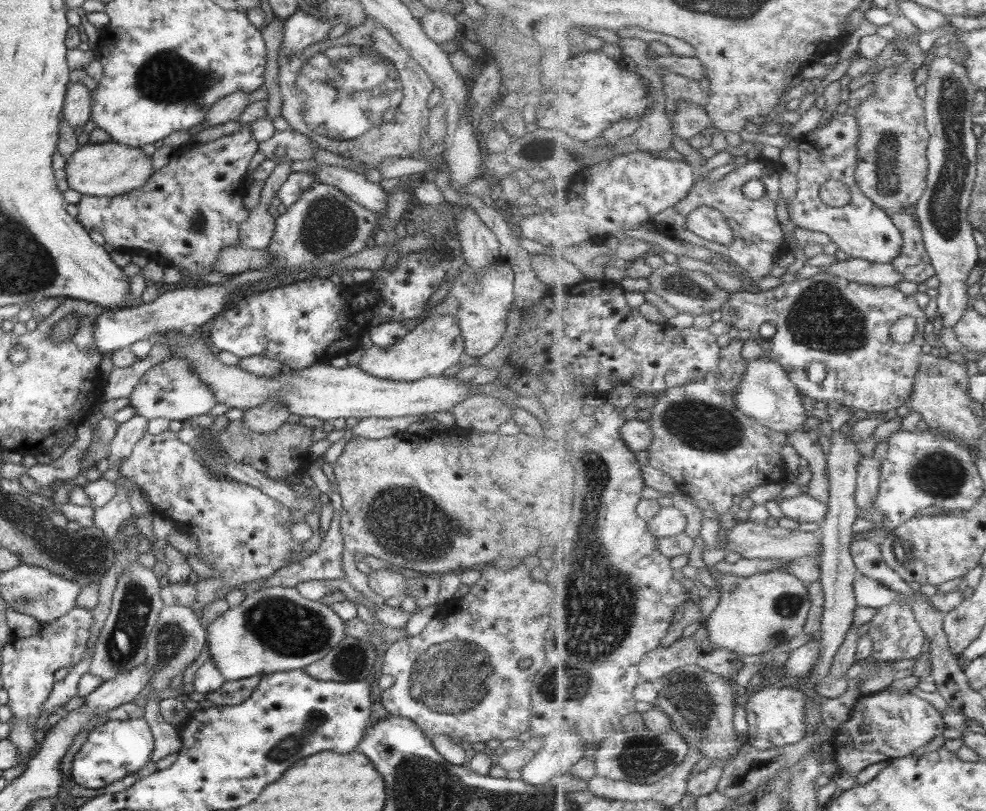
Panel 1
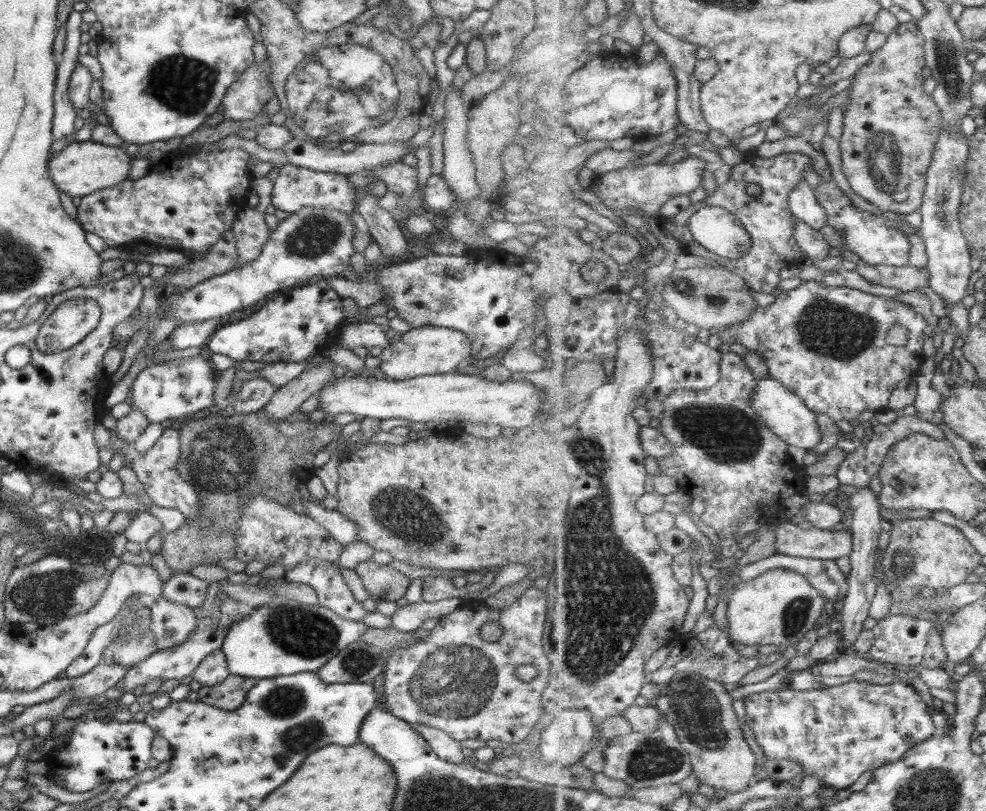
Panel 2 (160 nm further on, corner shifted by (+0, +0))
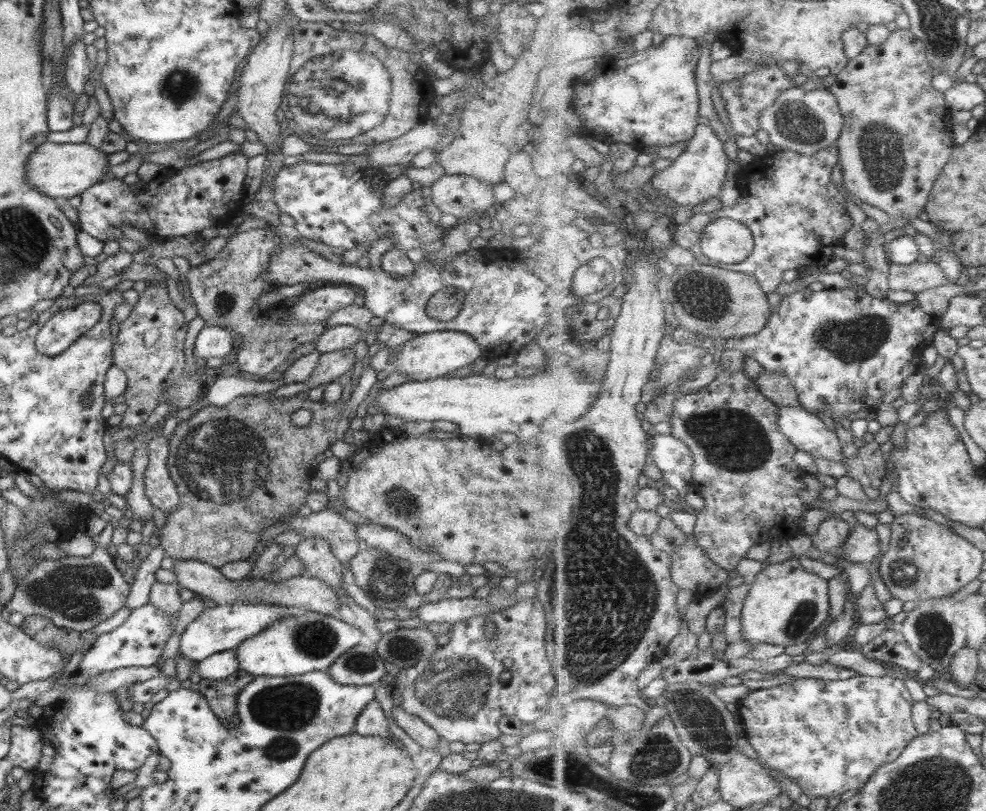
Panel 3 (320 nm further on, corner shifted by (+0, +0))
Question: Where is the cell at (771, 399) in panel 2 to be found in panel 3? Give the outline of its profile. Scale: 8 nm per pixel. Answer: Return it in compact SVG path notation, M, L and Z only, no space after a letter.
M779 407L780 431L799 449L816 458L845 464L843 448L835 431L827 428L821 418L799 407Z

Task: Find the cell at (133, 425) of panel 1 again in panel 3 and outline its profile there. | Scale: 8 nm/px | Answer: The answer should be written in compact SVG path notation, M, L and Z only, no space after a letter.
M148 283L143 293L137 297L137 302L132 305L129 315L121 324L118 324L118 332L114 343L112 343L111 356L112 365L123 371L126 378L126 387L123 391L125 406L127 407L122 416L121 426L137 426L143 423L152 410L158 405L159 397L178 378L180 373L186 368L185 356L183 355L183 338L187 328L187 320L181 311L171 304L167 295L165 284Z

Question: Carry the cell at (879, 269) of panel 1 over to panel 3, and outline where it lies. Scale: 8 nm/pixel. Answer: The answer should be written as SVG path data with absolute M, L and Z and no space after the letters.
M935 262L892 263L890 268L890 288L907 290L916 296L920 292L949 283L949 278Z

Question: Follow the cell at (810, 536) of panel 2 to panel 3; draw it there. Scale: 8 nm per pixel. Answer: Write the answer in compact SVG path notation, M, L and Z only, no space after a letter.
M863 524L852 525L851 534L844 544L844 554L841 558L851 562L872 562L880 555L882 544L875 529Z

